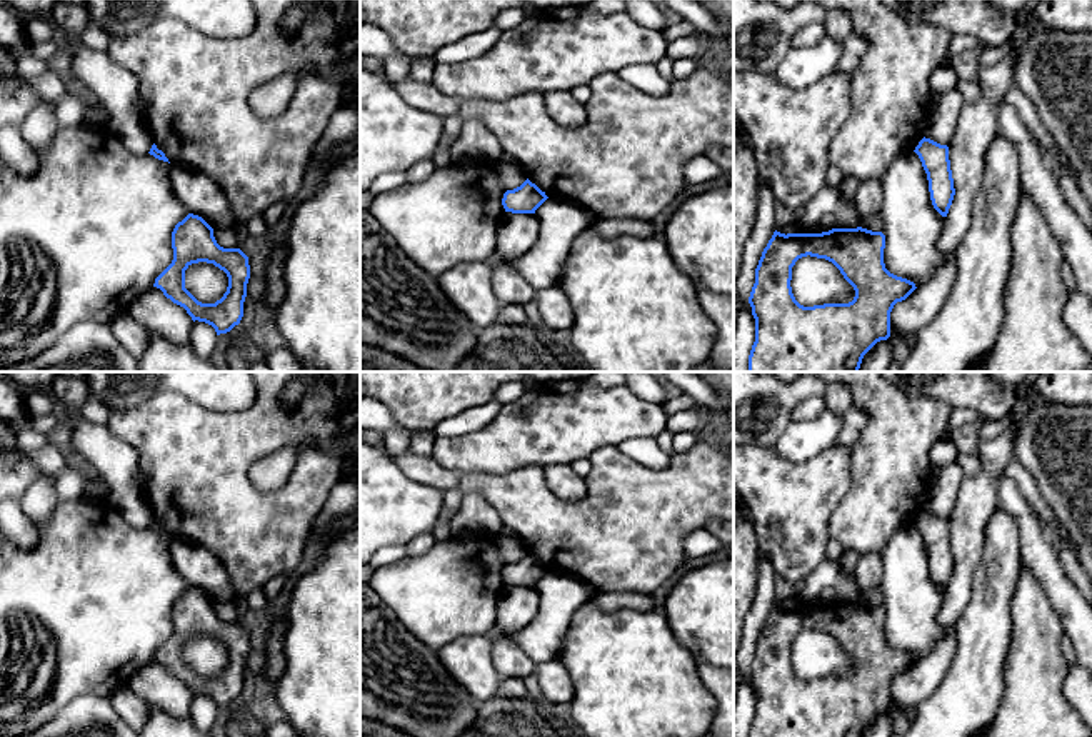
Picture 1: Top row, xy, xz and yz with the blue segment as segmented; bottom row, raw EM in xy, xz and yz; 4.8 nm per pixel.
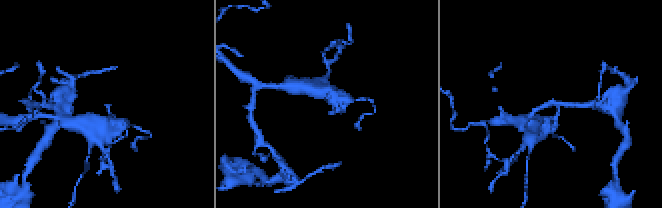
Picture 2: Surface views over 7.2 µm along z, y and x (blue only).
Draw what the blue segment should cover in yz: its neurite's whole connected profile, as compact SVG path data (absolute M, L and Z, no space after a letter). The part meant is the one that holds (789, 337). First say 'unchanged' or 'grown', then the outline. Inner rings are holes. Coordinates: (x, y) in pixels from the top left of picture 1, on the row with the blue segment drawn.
unchanged; M862 227L832 228L822 233L774 232L755 268L755 283L749 303L755 318L755 342L749 355L749 372L859 372L864 355L880 340L890 337L890 312L897 302L905 300L917 287L897 277L884 263L885 235ZM802 257L817 257L832 262L854 287L855 297L849 303L800 305L790 287L792 267Z

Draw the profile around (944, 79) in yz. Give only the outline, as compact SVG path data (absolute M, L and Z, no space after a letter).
M942 65L935 68L935 72L930 77L930 87L934 93L942 95L952 88L955 88L959 83L959 77L954 72L950 65Z

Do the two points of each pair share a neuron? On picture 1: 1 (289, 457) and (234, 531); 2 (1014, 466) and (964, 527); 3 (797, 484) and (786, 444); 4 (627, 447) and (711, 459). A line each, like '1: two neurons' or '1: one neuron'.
1: two neurons
2: two neurons
3: two neurons
4: two neurons

